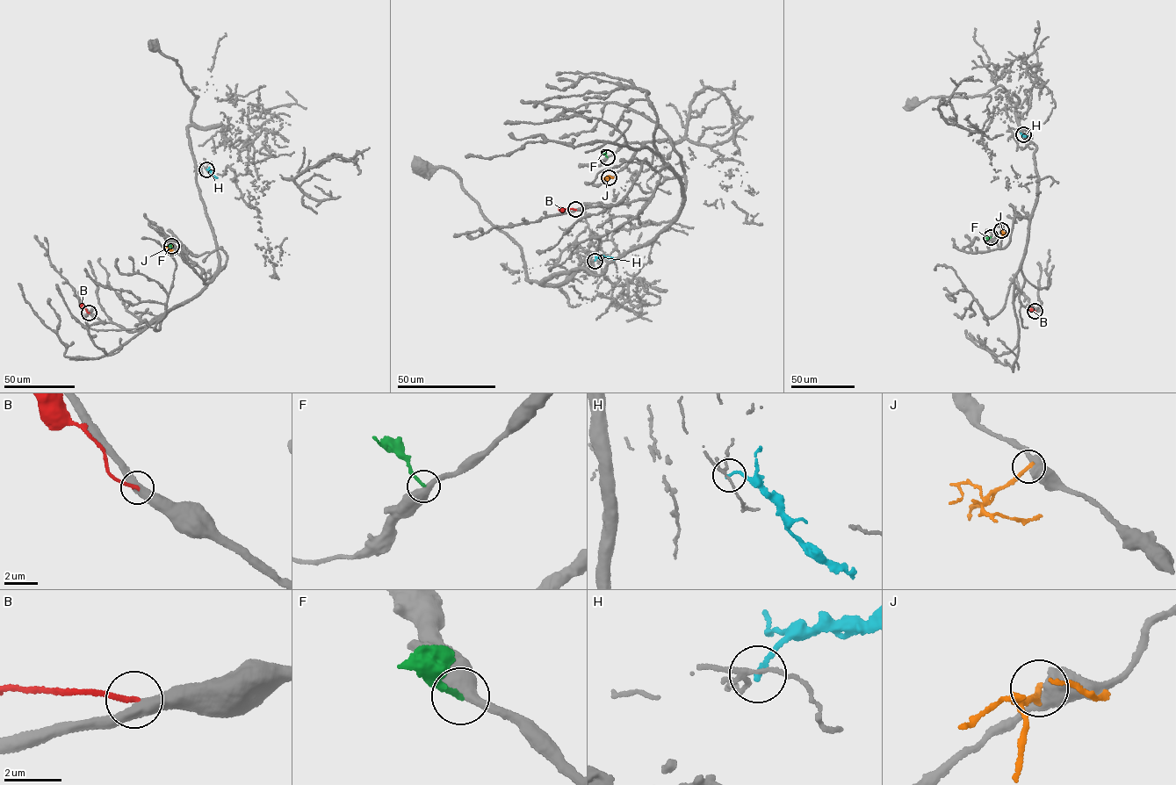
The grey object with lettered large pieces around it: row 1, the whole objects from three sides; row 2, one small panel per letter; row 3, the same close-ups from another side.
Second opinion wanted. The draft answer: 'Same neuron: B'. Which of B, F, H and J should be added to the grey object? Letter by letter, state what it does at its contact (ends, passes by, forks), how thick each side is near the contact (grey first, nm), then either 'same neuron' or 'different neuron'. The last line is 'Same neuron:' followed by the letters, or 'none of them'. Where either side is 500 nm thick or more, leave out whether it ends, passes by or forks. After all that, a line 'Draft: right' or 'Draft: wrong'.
B: it ends | 440/180 nm | same neuron
F: it ends | 440/150 nm | different neuron
H: it ends | 130/170 nm | different neuron
J: 550/240 nm | different neuron
Same neuron: B
Draft: right

